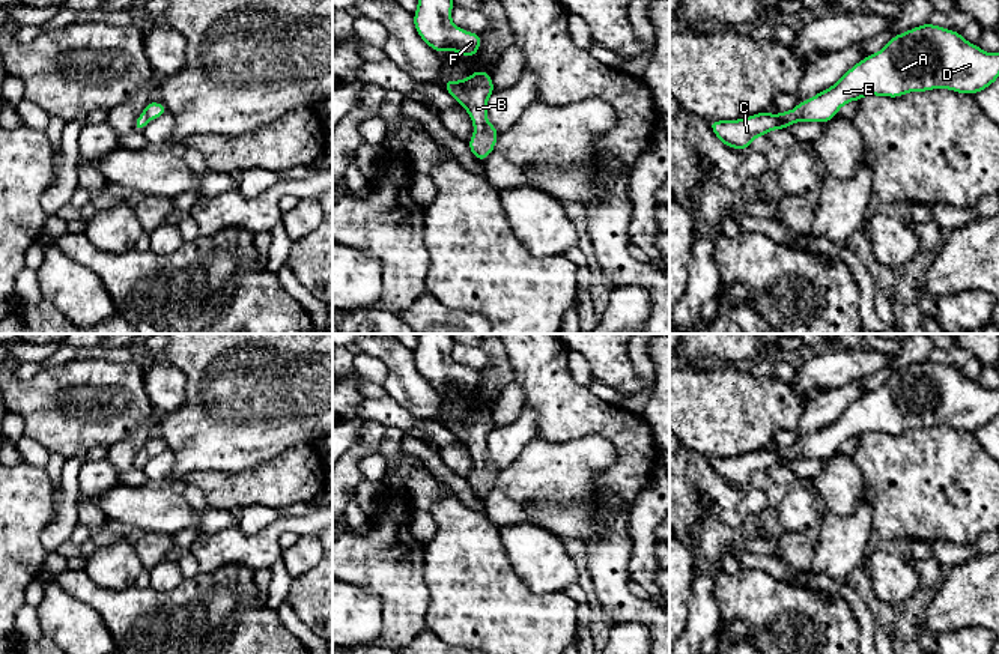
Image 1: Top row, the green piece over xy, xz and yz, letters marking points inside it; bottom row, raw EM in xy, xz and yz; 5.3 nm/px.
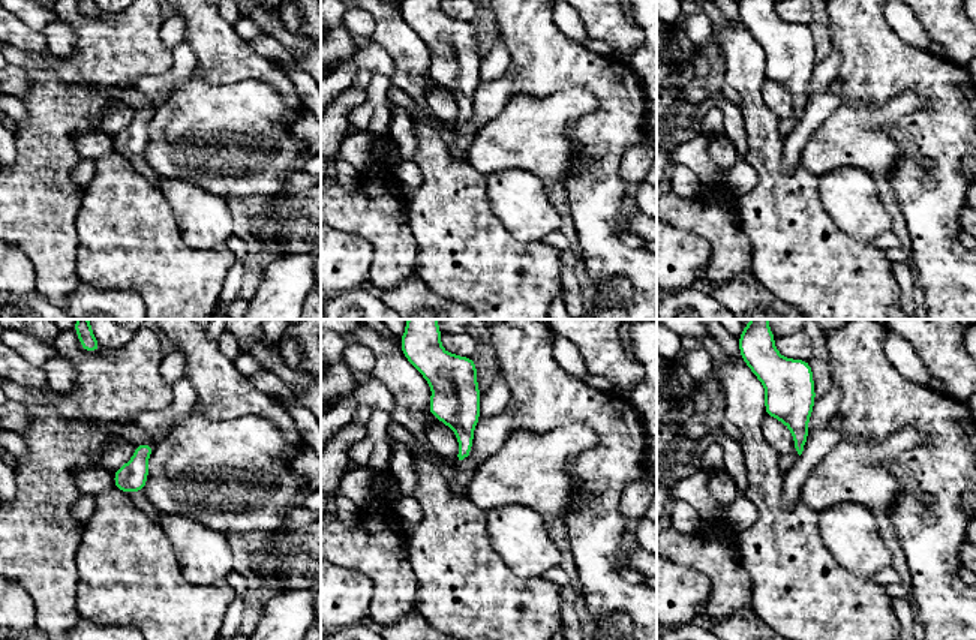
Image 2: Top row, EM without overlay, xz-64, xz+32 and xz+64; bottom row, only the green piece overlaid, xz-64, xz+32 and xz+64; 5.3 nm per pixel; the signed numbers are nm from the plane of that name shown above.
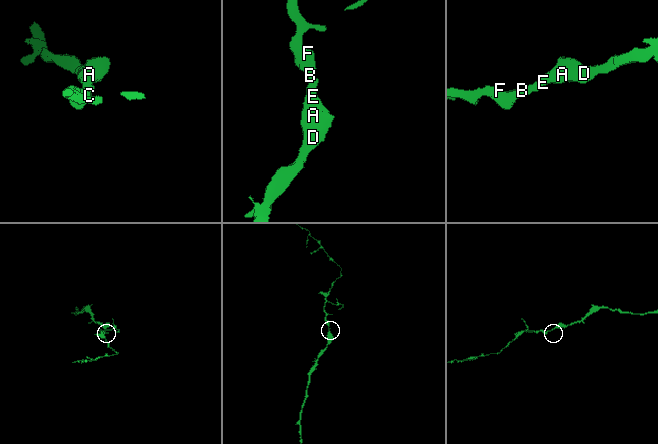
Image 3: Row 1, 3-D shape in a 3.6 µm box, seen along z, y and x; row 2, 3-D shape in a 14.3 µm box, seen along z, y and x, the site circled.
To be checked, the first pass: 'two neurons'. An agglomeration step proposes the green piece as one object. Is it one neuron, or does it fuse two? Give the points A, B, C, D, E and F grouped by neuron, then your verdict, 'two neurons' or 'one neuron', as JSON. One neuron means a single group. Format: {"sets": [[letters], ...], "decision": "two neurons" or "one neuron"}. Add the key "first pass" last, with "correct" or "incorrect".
{"sets": [["A", "B", "C", "D", "E", "F"]], "decision": "one neuron", "first pass": "incorrect"}

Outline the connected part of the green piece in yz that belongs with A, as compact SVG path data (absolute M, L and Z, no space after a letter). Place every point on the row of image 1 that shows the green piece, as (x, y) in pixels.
M925 23L892 36L880 51L864 57L834 86L791 111L770 114L764 110L737 120L710 120L709 125L727 147L749 152L755 137L788 129L802 120L827 123L843 105L870 95L900 98L933 89L976 95L997 78L999 53L985 53L960 32Z

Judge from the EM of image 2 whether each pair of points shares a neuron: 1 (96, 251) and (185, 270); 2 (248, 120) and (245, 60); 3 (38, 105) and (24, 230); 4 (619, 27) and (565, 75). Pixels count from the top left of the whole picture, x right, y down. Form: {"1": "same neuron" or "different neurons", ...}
{"1": "same neuron", "2": "different neurons", "3": "same neuron", "4": "different neurons"}

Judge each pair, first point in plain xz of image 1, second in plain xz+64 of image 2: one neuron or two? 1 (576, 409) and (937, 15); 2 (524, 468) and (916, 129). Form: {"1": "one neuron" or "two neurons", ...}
{"1": "two neurons", "2": "two neurons"}

